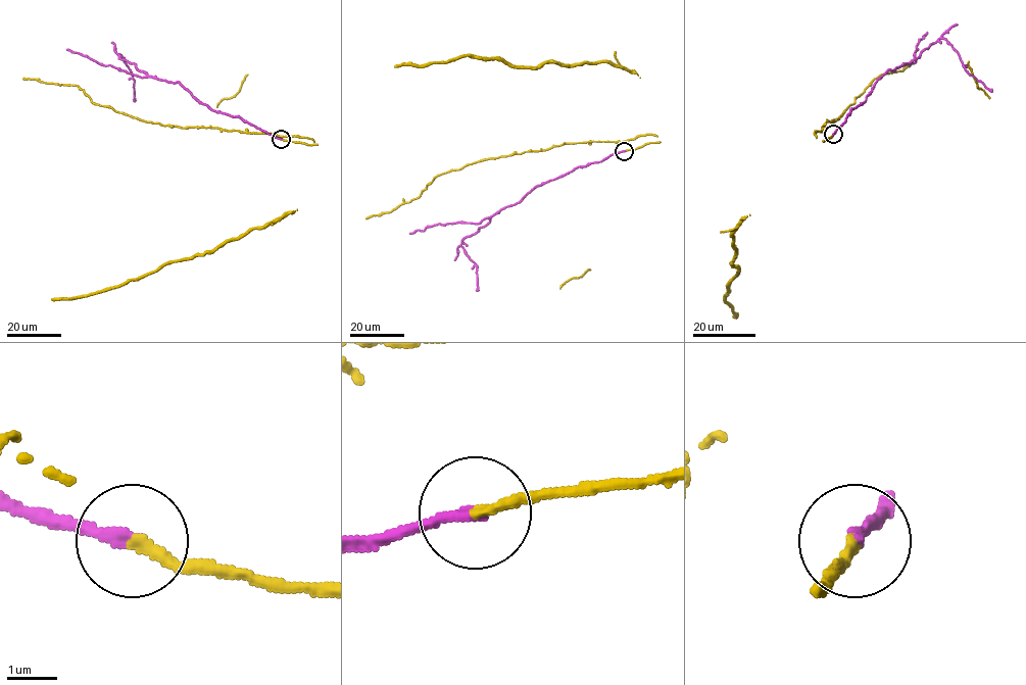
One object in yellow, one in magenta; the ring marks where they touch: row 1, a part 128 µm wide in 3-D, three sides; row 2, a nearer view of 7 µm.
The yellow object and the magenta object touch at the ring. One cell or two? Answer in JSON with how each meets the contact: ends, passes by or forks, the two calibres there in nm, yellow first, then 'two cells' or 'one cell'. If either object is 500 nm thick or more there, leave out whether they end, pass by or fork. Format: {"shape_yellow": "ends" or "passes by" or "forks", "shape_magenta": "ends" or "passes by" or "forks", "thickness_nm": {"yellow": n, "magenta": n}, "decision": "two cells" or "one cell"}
{"shape_yellow": "ends", "shape_magenta": "ends", "thickness_nm": {"yellow": 220, "magenta": 240}, "decision": "one cell"}

